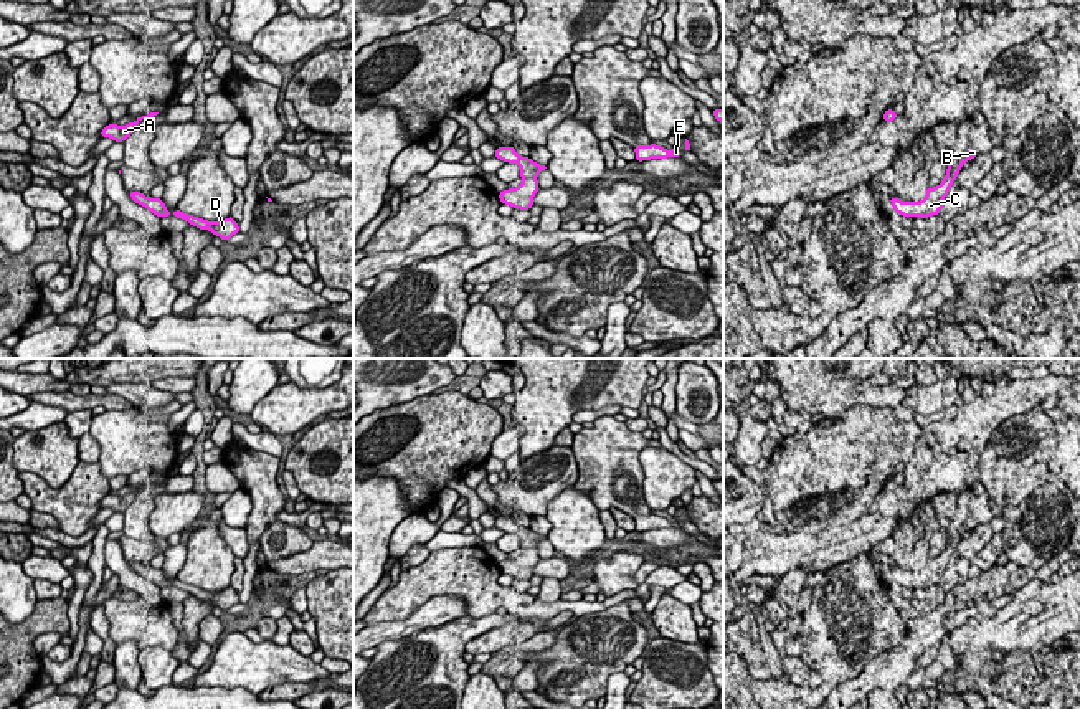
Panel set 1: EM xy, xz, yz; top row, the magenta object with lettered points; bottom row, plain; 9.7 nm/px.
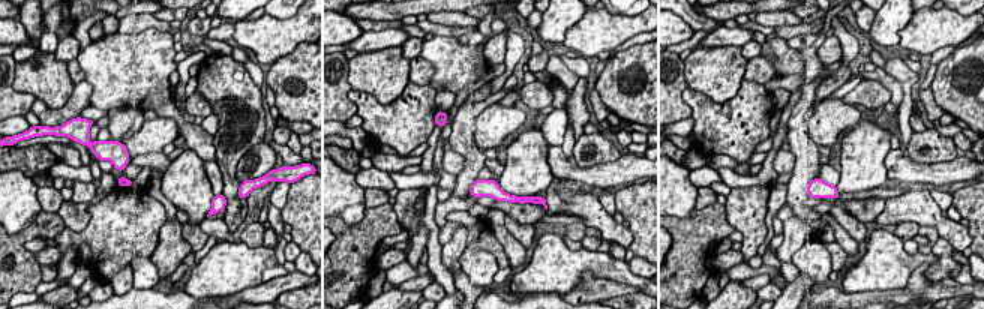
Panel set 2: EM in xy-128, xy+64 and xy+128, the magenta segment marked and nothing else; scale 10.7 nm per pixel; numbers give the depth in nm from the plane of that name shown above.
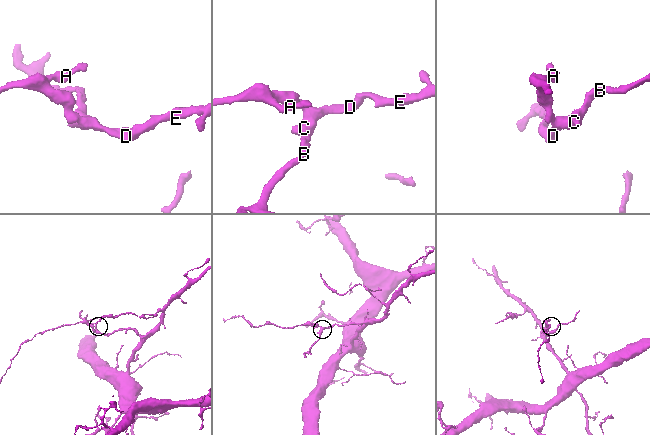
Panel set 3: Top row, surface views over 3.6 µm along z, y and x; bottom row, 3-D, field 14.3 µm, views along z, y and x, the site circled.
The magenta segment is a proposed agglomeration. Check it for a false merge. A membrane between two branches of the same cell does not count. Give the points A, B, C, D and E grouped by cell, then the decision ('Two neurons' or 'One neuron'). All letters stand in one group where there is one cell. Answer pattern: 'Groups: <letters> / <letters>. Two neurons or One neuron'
Groups: A B C D E. One neuron

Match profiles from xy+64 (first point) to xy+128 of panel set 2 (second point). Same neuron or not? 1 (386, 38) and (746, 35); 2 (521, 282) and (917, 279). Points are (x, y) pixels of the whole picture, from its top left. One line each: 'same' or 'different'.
1: same
2: different

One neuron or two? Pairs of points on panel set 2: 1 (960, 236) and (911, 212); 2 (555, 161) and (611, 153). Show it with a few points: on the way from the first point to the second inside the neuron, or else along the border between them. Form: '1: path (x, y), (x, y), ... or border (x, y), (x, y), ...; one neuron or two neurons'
1: path (948, 230), (933, 216), (923, 212); one neuron
2: border (609, 161), (584, 167), (575, 164); two neurons

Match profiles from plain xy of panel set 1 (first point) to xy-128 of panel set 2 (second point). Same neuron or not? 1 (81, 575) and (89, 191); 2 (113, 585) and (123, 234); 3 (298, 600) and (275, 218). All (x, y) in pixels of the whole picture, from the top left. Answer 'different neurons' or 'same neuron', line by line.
1: same neuron
2: different neurons
3: same neuron

